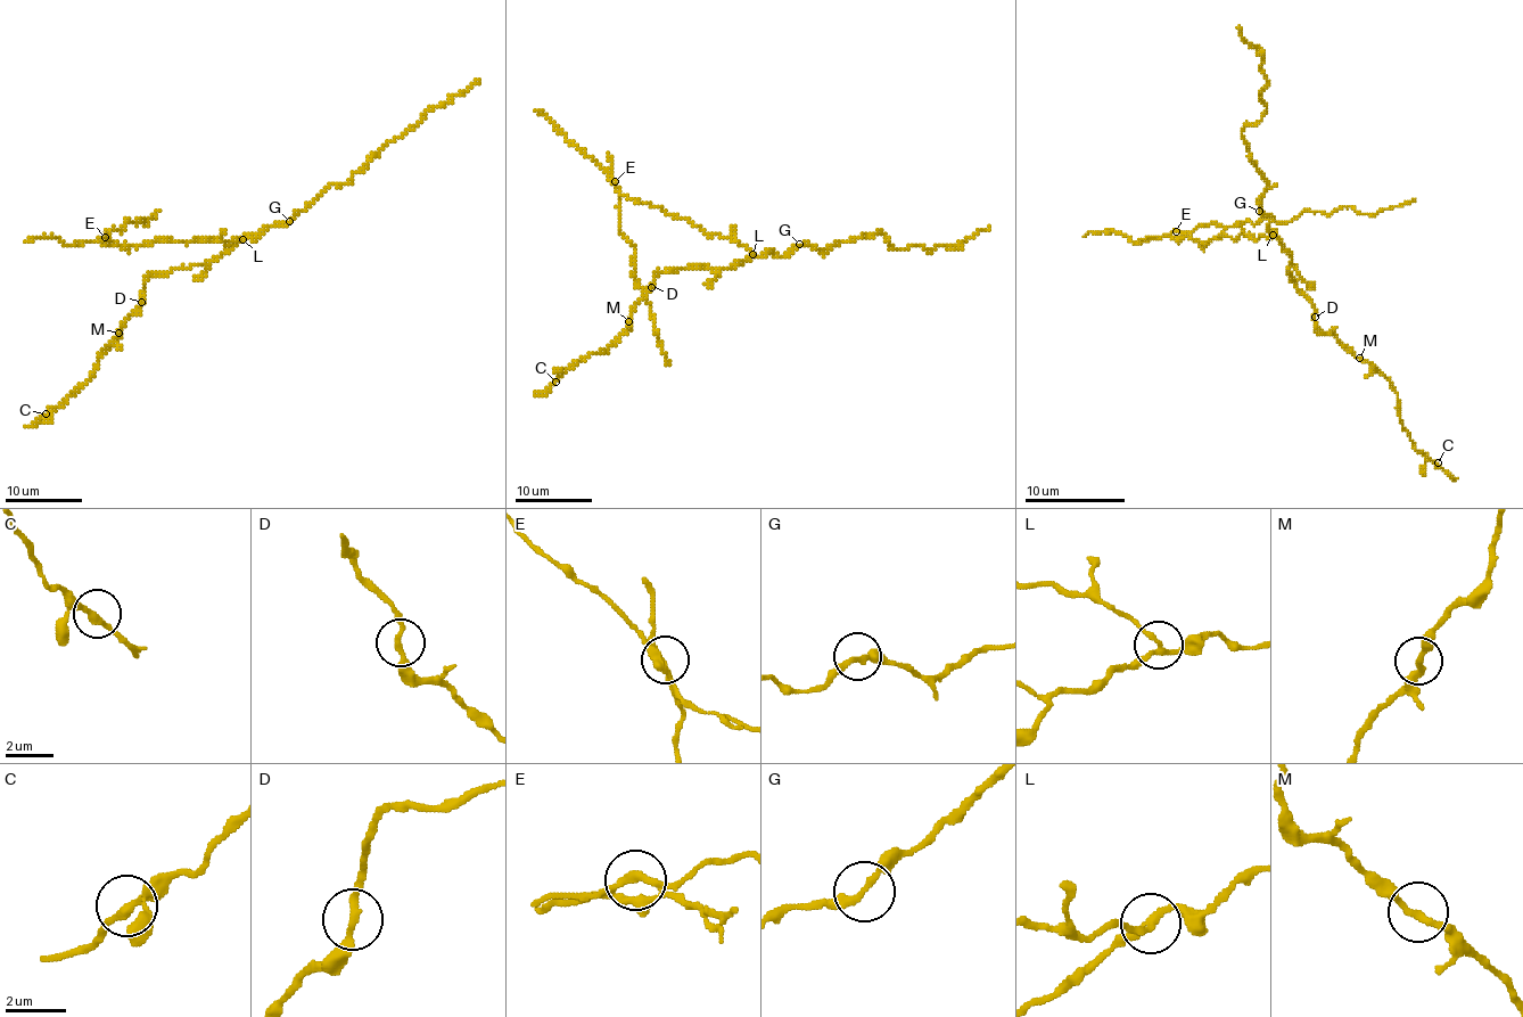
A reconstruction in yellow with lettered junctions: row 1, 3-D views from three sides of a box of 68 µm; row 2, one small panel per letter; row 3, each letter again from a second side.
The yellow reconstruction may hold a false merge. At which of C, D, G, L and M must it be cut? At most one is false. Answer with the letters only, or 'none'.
L

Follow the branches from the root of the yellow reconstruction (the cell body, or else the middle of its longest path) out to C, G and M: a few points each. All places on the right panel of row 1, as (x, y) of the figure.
C: (1269, 237), (1292, 256), (1290, 275), (1311, 304), (1315, 322), (1390, 383), (1413, 445), (1438, 462)
G: (1269, 237), (1274, 231), (1269, 229), (1274, 216), (1264, 216), (1259, 211)
M: (1269, 237), (1292, 256), (1290, 275), (1311, 304), (1315, 322), (1359, 358)

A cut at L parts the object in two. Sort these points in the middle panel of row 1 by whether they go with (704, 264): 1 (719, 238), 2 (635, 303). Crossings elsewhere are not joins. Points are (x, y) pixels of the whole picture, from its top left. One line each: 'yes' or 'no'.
1: no
2: yes

